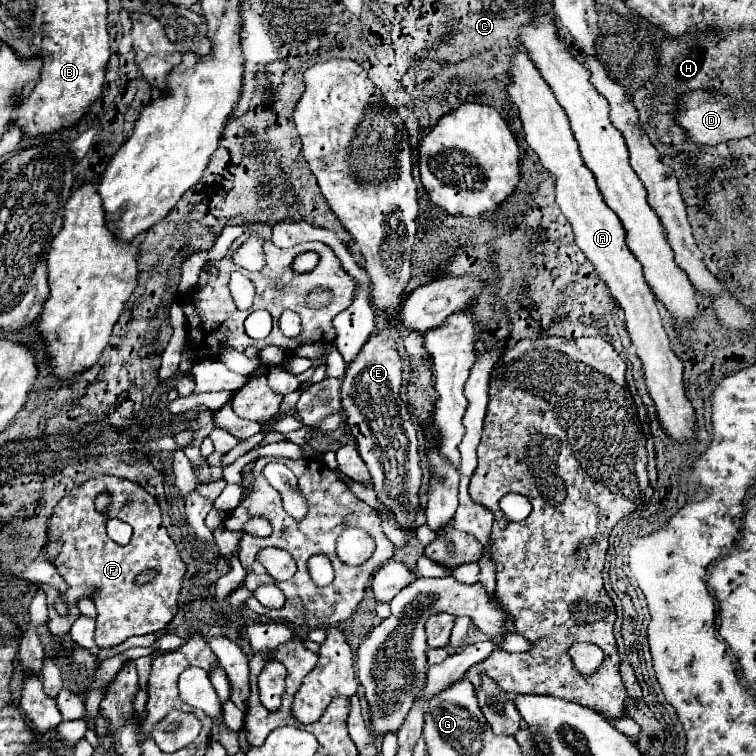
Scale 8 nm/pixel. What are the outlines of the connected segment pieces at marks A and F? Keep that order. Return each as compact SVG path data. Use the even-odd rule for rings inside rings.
M512 49L512 53L508 55L508 61L510 61L510 77L508 77L506 91L512 103L520 111L526 143L540 157L540 163L550 173L556 175L556 203L574 229L576 245L592 261L596 273L606 281L612 297L616 299L616 303L626 315L626 329L636 347L636 355L642 361L646 387L656 405L658 421L662 423L662 429L676 443L688 443L690 439L696 437L698 427L696 427L694 407L690 399L686 397L684 383L682 383L682 361L676 357L672 349L670 337L662 325L656 297L642 275L642 267L632 255L632 251L626 247L624 227L620 219L616 217L616 213L604 203L596 187L596 179L592 171L582 163L576 139L568 125L568 117L558 105L552 89L542 79L536 65L520 49Z
M112 475L88 479L80 487L72 489L70 495L66 495L54 507L54 513L48 521L48 535L50 539L62 539L64 543L62 551L52 563L68 583L68 591L64 595L60 595L54 587L40 585L48 597L48 629L52 635L66 635L70 631L72 623L78 617L74 603L84 595L92 597L96 603L94 640L102 649L116 647L132 635L160 631L174 617L178 609L178 591L186 565L180 559L174 541L168 537L166 527L162 525L160 507L156 499L138 483ZM102 491L110 493L110 505L104 513L96 511L96 497ZM124 503L130 503L130 507L122 507ZM110 517L128 521L128 525L134 529L134 537L128 547L120 547L118 543L108 539L106 521ZM146 569L158 569L158 577L146 583L144 587L136 587L134 577ZM94 587L98 589L96 595L92 595ZM58 599L64 599L68 605L68 615L64 617L56 613L54 603Z

